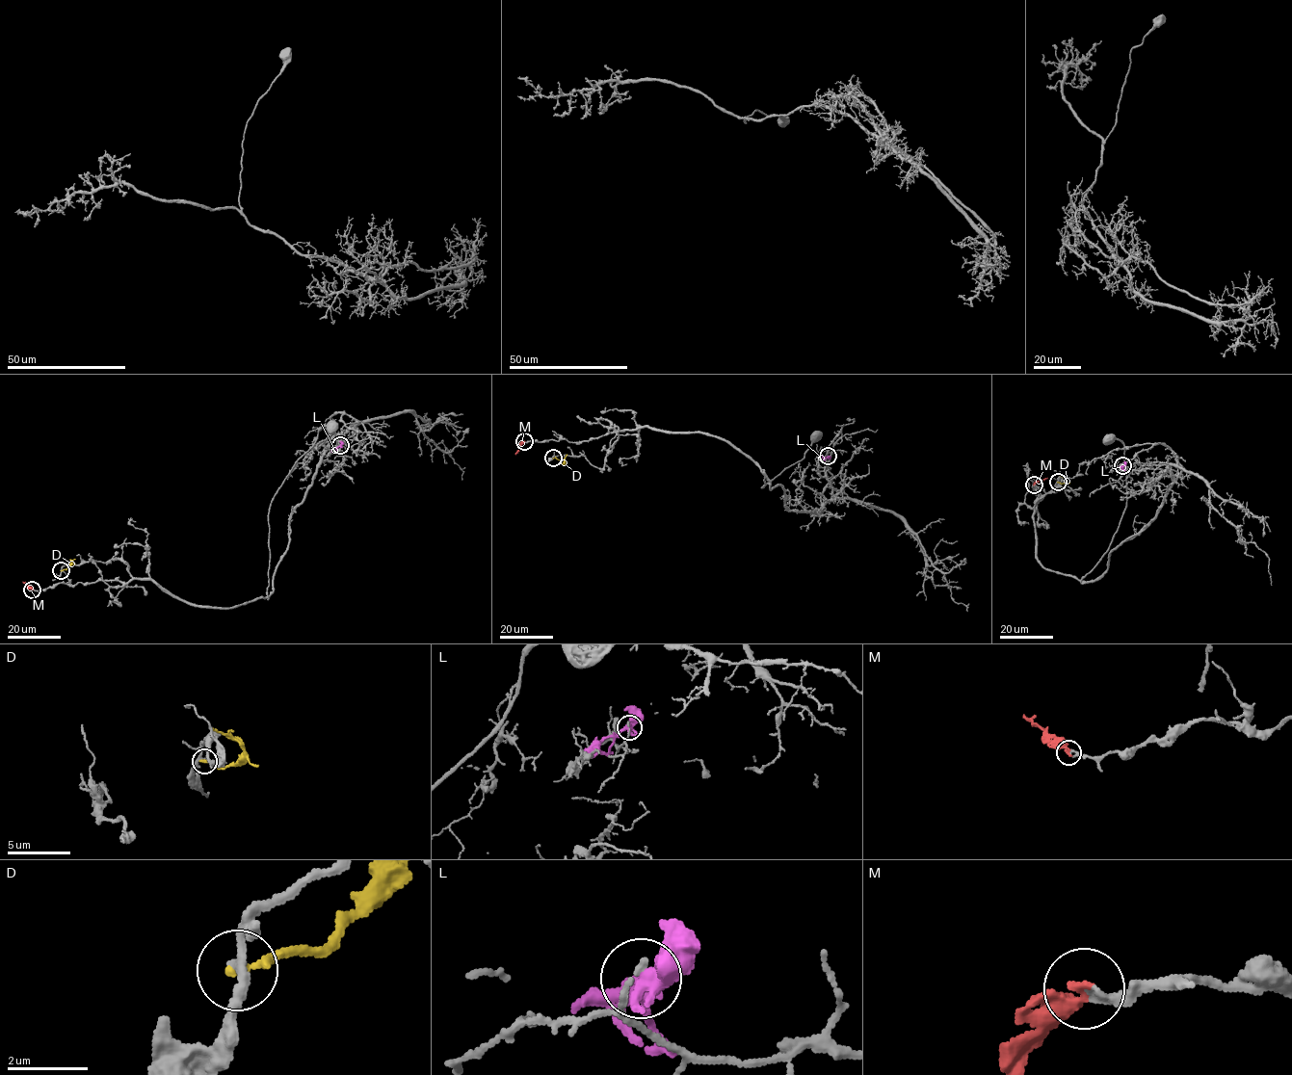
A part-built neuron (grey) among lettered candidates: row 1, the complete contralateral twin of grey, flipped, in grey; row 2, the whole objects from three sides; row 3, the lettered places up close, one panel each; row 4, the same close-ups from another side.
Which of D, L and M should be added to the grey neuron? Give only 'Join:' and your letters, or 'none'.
Join: M

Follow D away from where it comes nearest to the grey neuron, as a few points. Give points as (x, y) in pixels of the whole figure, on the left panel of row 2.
D: (61, 570), (75, 559)

